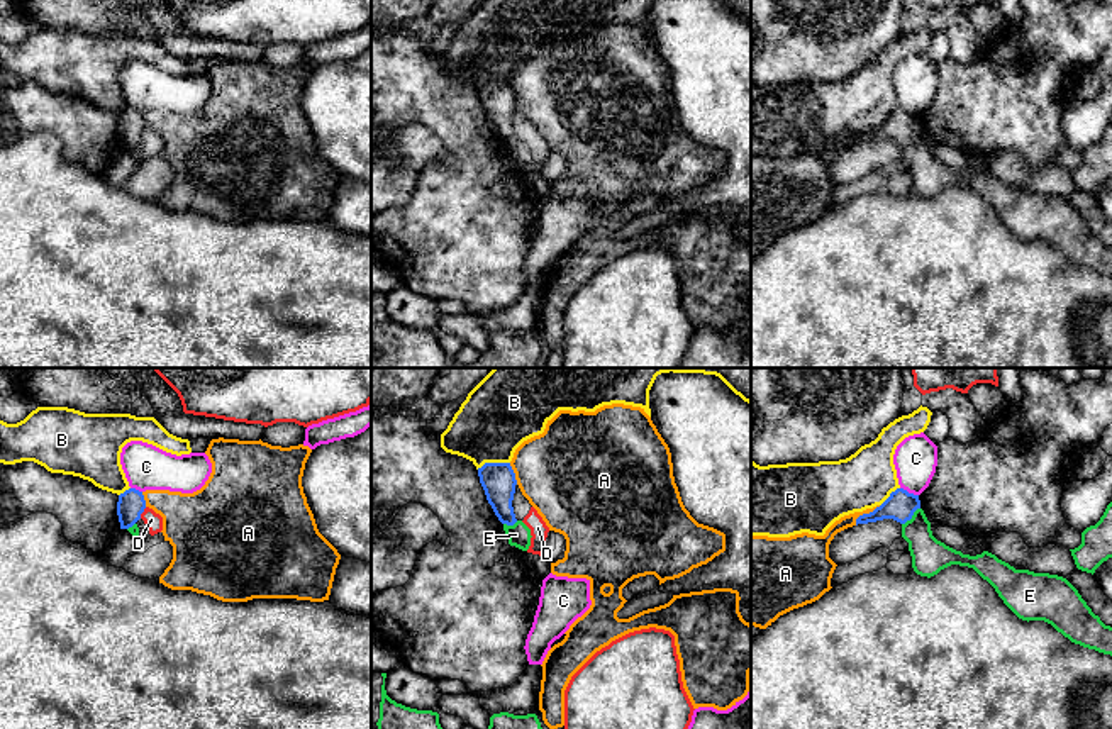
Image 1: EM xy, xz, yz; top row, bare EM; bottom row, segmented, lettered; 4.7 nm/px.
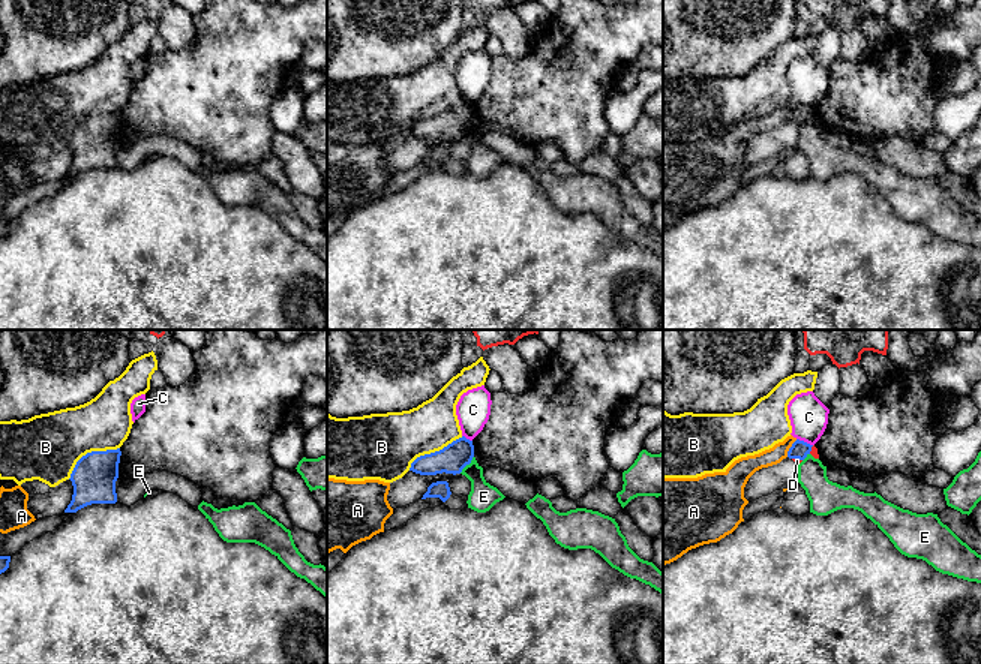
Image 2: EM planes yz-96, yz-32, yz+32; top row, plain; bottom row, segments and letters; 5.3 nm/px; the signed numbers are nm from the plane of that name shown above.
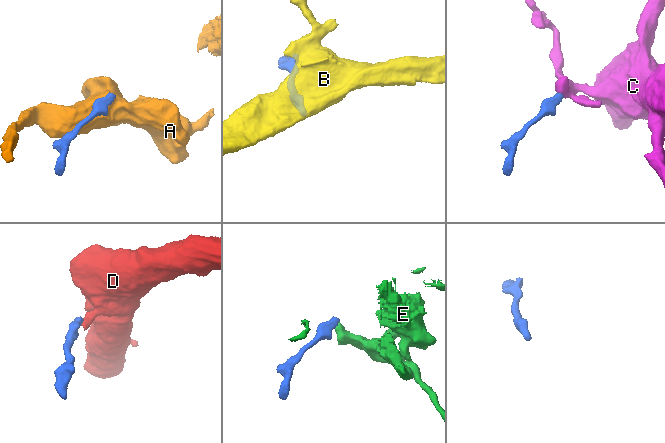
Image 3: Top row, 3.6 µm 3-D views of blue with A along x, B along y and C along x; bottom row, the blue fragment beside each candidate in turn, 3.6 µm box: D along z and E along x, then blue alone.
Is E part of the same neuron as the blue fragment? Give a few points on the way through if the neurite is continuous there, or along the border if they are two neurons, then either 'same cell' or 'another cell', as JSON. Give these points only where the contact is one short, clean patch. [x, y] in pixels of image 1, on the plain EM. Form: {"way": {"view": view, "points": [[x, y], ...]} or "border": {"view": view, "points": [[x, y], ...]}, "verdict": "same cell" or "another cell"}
{"way": {"view": "yz", "points": [[900, 126], [911, 138], [929, 177]]}, "verdict": "same cell"}

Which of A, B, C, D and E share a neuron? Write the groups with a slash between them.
A / B / C / D / E

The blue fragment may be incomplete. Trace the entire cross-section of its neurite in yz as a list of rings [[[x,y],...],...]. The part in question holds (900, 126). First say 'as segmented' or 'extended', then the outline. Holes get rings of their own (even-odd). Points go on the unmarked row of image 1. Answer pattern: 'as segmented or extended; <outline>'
extended; [[[904,109],[892,112],[873,132],[859,136],[856,146],[883,139],[902,144],[917,195],[931,198],[951,185],[973,188],[1019,239],[1044,241],[1071,263],[1112,276],[1112,248],[1092,232],[1066,198],[1015,190],[988,171],[970,176],[946,166],[932,156],[919,115]]]

